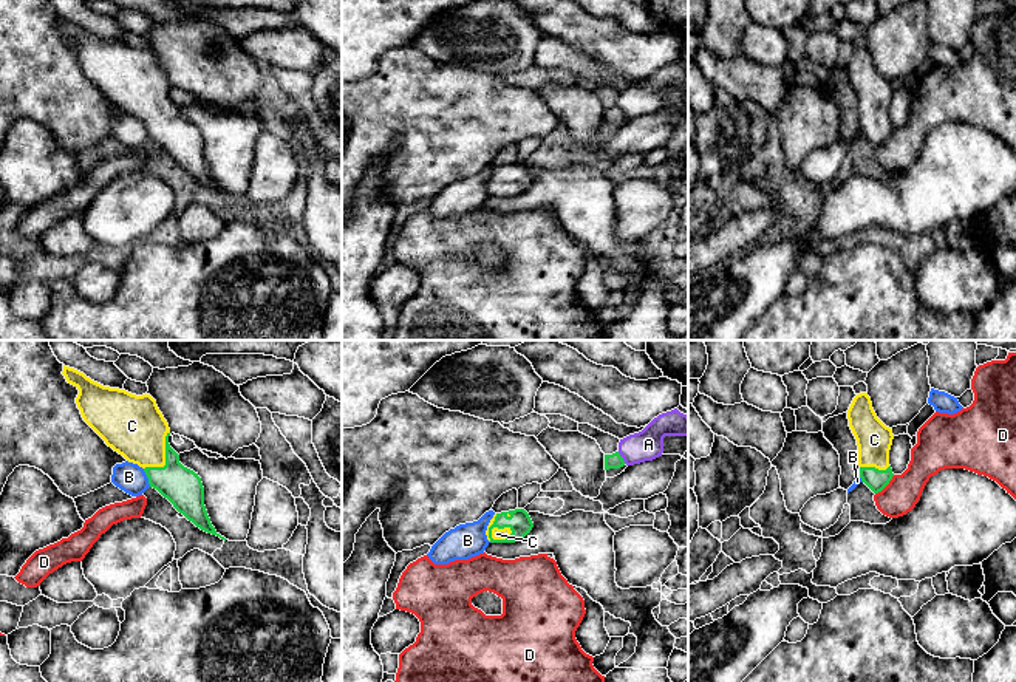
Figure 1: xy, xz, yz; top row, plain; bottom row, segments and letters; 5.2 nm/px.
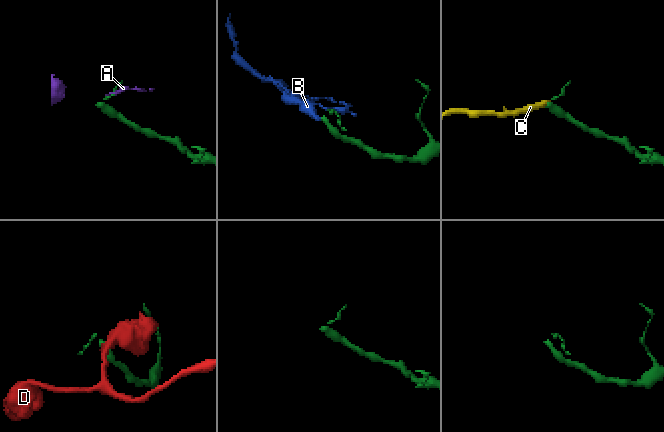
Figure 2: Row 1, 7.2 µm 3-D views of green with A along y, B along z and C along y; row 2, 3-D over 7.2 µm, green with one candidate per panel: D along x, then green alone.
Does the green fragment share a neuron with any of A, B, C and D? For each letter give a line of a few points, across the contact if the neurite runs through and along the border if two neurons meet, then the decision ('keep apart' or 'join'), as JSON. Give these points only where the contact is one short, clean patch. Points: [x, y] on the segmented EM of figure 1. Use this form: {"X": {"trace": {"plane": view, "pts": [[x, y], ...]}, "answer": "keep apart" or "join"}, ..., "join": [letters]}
{"A": {"trace": {"plane": "xz", "pts": [[617, 452], [625, 463]]}, "answer": "keep apart"}, "B": {"trace": {"plane": "xy", "pts": [[143, 469], [150, 486]]}, "answer": "keep apart"}, "C": {"answer": "join"}, "D": {"trace": {"plane": "yz", "pts": [[894, 475], [876, 494]]}, "answer": "keep apart"}, "join": ["C"]}

